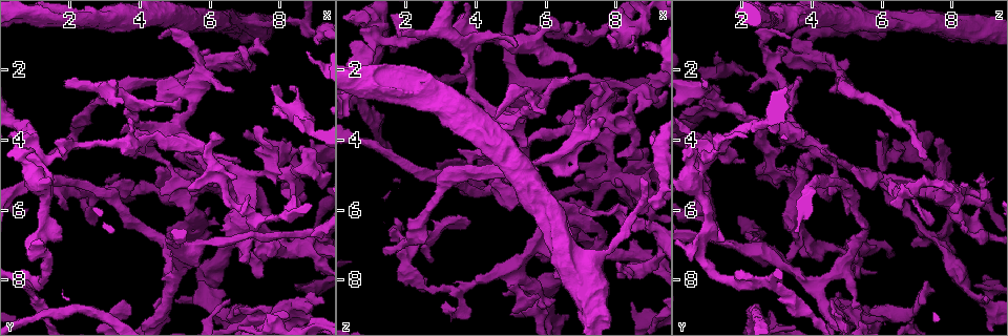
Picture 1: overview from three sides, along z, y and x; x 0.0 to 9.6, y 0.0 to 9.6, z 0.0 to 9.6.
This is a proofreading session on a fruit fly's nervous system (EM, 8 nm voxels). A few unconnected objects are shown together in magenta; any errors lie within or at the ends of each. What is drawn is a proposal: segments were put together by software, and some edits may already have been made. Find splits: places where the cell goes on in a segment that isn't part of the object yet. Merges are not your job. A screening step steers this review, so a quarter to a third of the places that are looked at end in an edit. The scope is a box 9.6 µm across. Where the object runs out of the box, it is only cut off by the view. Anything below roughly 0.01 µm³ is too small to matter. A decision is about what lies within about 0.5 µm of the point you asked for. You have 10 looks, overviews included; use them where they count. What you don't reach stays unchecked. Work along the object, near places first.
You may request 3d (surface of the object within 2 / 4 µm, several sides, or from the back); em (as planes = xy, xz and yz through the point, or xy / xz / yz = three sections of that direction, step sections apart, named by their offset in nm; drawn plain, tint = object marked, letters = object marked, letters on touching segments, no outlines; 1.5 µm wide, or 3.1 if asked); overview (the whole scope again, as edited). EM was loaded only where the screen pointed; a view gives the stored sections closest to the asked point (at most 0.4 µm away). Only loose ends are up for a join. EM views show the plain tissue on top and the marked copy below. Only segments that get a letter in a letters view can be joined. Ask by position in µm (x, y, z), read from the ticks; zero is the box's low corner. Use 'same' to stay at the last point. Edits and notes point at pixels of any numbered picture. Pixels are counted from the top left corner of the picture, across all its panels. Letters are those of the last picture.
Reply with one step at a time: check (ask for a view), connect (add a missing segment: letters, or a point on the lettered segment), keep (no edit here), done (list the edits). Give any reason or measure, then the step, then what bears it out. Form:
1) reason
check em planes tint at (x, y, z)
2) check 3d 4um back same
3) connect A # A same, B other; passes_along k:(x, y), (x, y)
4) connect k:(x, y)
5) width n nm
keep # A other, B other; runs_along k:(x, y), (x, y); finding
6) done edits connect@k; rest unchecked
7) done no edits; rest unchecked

free end
check em planes letters at (2.70, 6.40, 7.40)

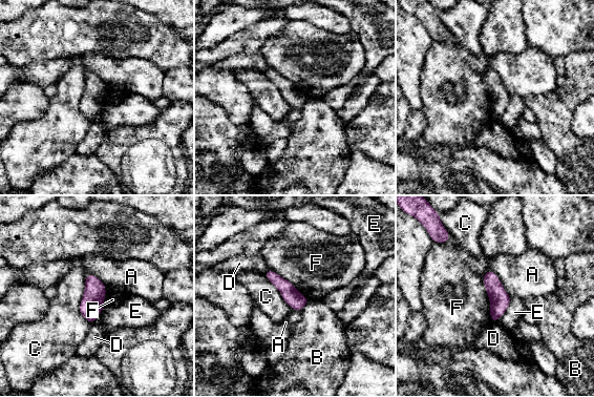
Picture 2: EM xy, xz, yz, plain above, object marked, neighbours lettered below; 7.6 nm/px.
longest_contact F 400 nm
keep # A other, B other, C other, D other, E other, F other; runs_along 2:(269, 272), (290, 293), (299, 307); none of them fits

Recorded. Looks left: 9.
branch stops here
check 3d 2um at (7.45, 7.95, 5.25)

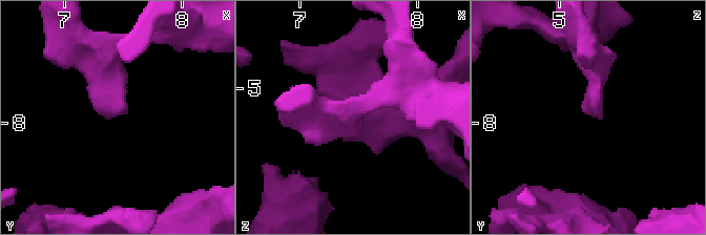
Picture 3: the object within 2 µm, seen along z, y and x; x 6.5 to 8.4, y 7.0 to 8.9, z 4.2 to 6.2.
check em yz step 8 tint at (7.50, 7.88, 5.22)

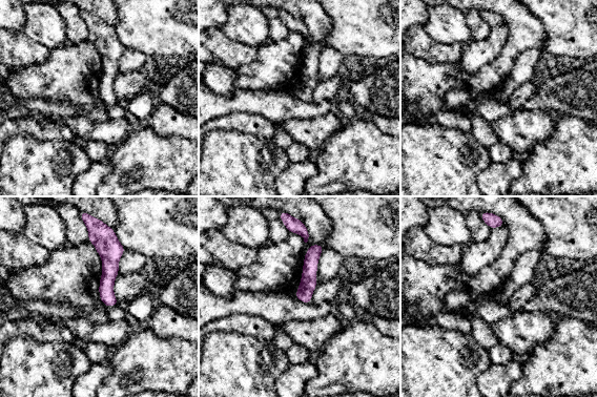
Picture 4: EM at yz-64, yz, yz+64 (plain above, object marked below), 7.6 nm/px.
check em planes letters same

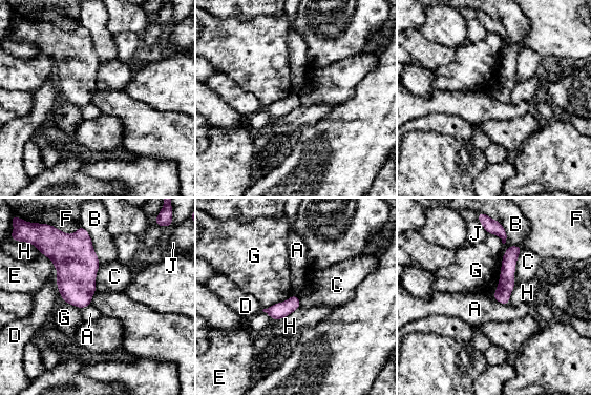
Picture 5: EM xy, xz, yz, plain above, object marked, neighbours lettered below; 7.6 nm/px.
keep # A other, B other, C other, D other, E other, F other, G other, H other, J other; border 5:(522, 249), (516, 261), (514, 284); none of them fits

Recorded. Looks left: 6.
check 3d 4um at (8.15, 5.25, 7.95)

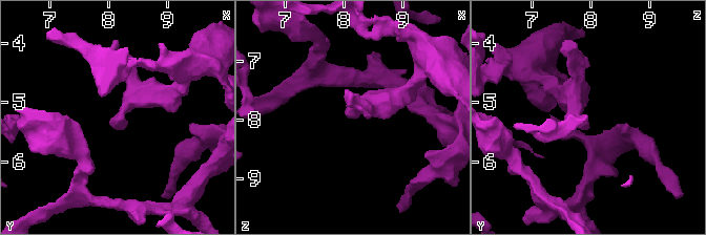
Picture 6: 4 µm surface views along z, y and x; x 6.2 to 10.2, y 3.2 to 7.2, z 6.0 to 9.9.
check em xz step 8 letters at (8.10, 5.30, 7.95)

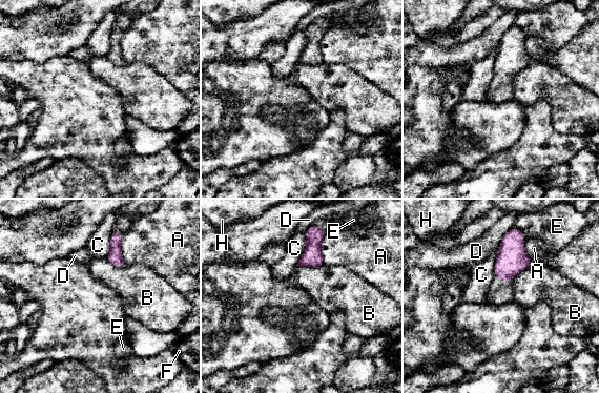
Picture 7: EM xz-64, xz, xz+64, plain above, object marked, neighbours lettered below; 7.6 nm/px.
keep # A other, B other, C other, D other, E other, F other, H other; border 7:(323, 264), (319, 266), (297, 266); no lettered segment goes on from it

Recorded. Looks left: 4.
thick end
check 3d 2um at (9.10, 1.35, 3.80)

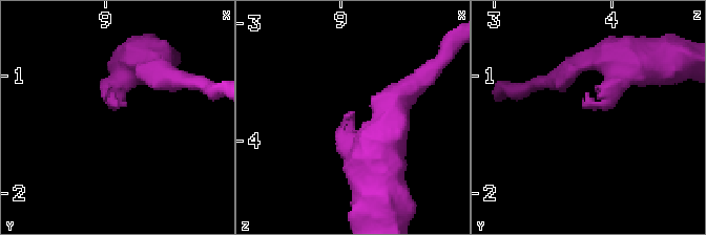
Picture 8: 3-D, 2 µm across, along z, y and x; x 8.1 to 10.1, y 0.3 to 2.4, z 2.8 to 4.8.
now the EM
check em planes letters at (9.08, 1.28, 3.76)

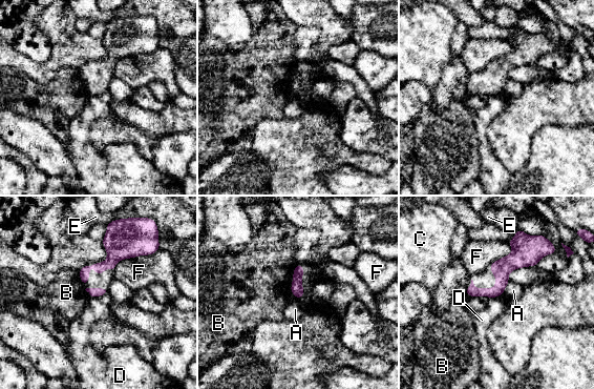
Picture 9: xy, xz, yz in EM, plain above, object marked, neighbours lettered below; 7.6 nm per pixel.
keep # A other, B other, C other, D other, E other, F other; runs_along 9:(522, 264), (512, 264), (492, 292), (469, 293); none of them fits

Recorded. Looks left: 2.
done no edits; rest unchecked

